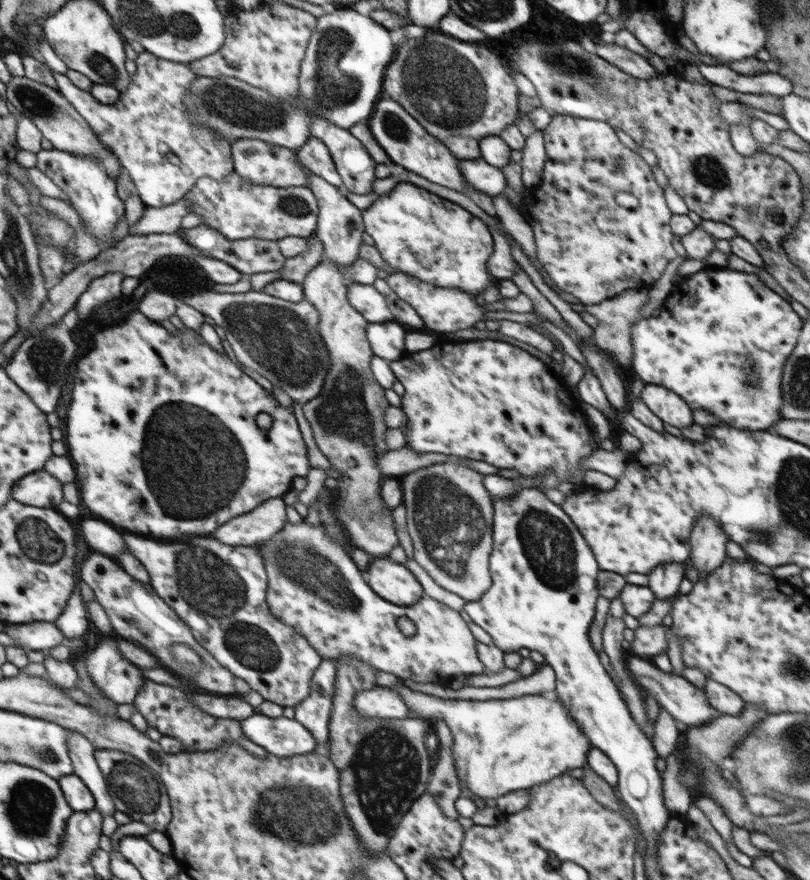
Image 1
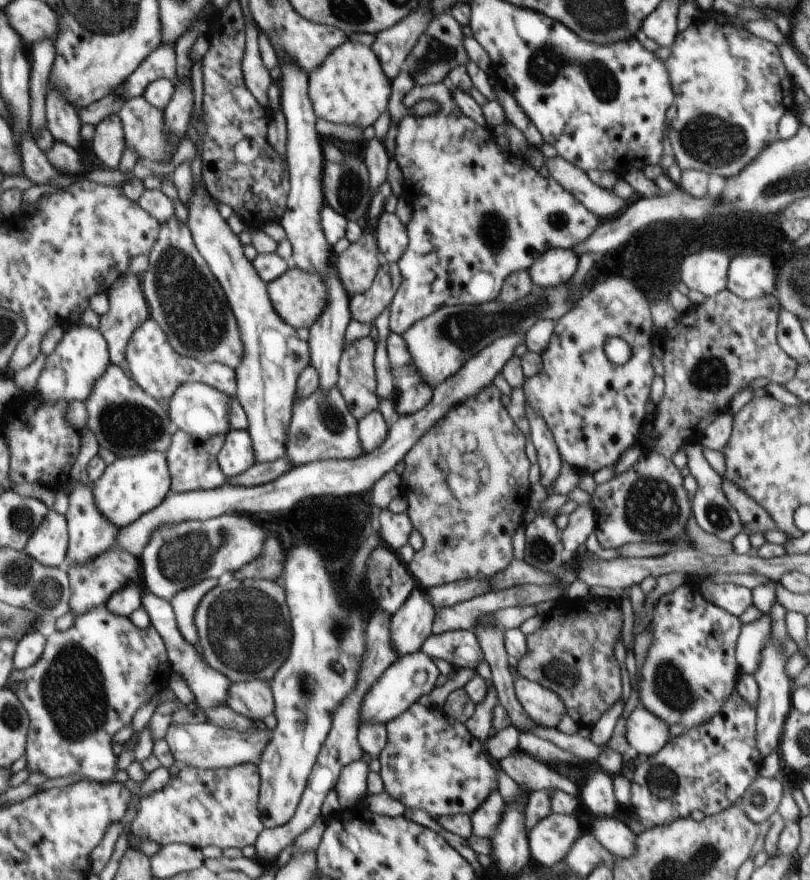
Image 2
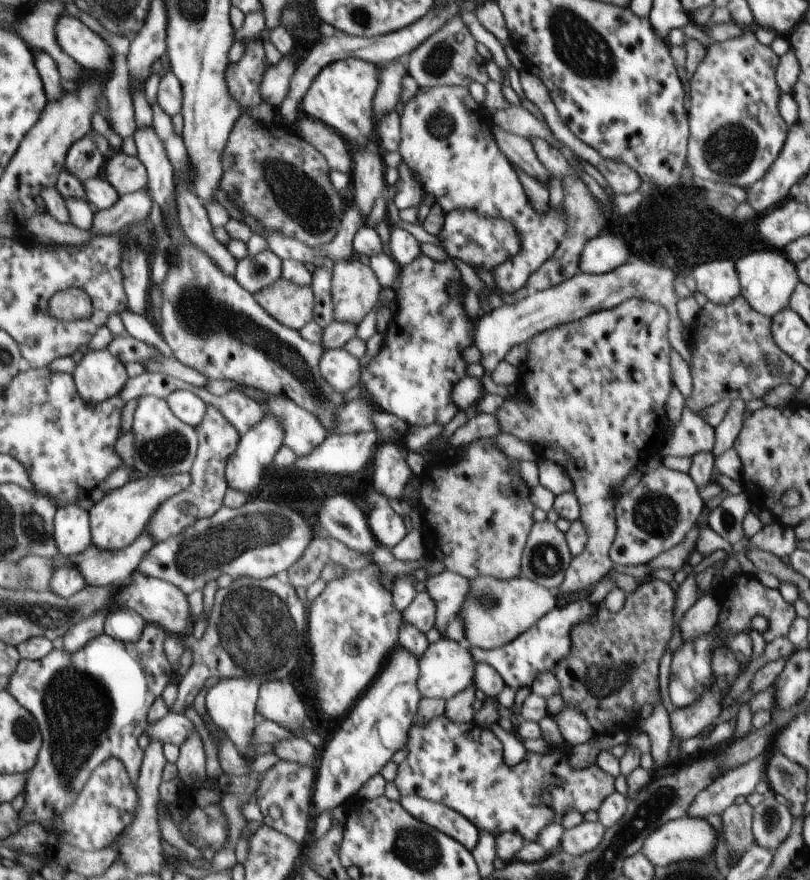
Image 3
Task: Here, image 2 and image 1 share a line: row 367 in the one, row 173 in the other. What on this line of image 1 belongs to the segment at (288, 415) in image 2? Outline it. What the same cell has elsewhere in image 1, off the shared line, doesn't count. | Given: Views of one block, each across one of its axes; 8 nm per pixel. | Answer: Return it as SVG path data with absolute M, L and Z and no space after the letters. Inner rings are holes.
M240 138L231 142L230 155L235 172L252 185L268 185L276 188L308 187L308 175L297 160L295 151L284 146L270 145L256 138Z

